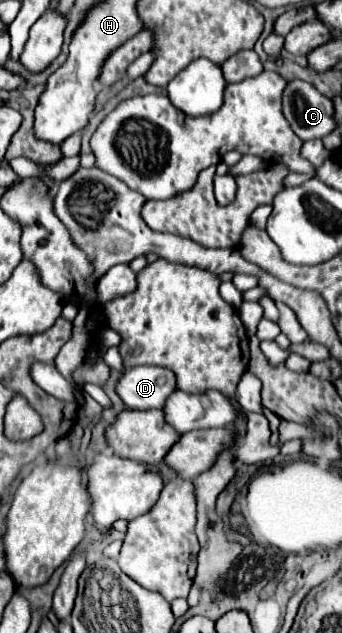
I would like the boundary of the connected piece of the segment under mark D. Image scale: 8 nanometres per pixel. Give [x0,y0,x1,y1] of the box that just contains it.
[116,365,176,409]

